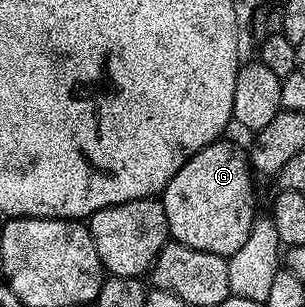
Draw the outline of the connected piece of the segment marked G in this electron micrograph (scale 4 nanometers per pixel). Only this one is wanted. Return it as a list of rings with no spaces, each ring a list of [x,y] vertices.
[[[219,138],[213,144],[200,150],[177,174],[160,194],[164,214],[168,218],[169,239],[176,244],[192,246],[192,250],[204,250],[208,254],[232,257],[245,242],[256,219],[254,212],[254,184],[250,181],[252,169],[247,153],[242,152],[226,138]]]

